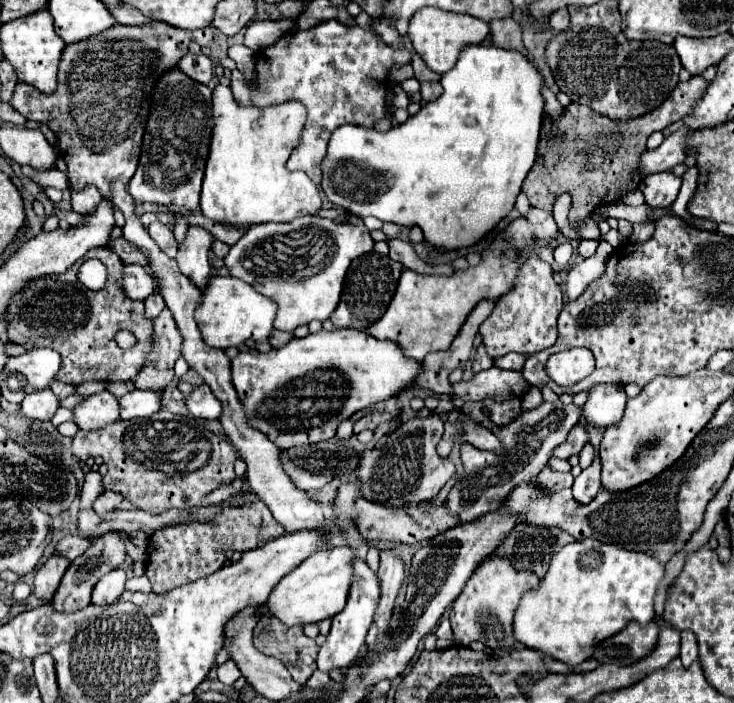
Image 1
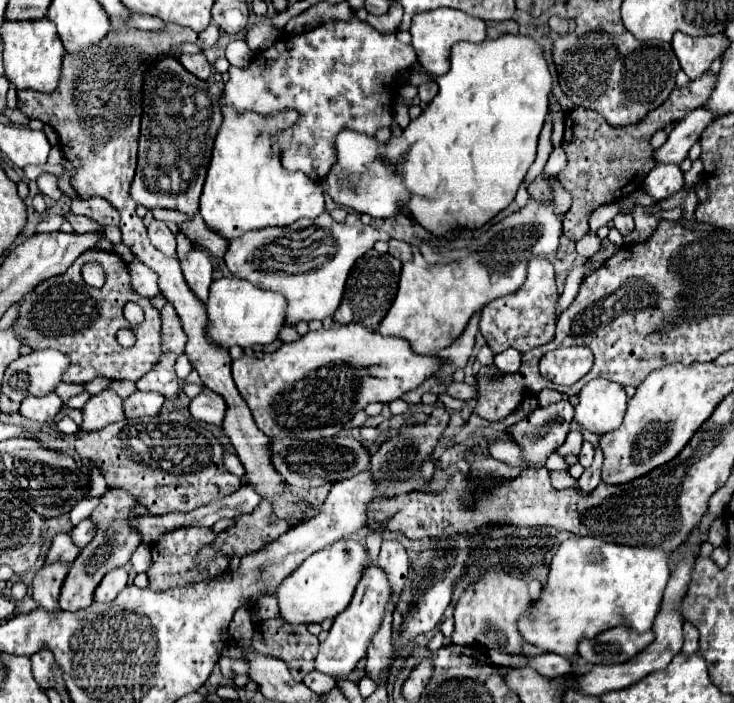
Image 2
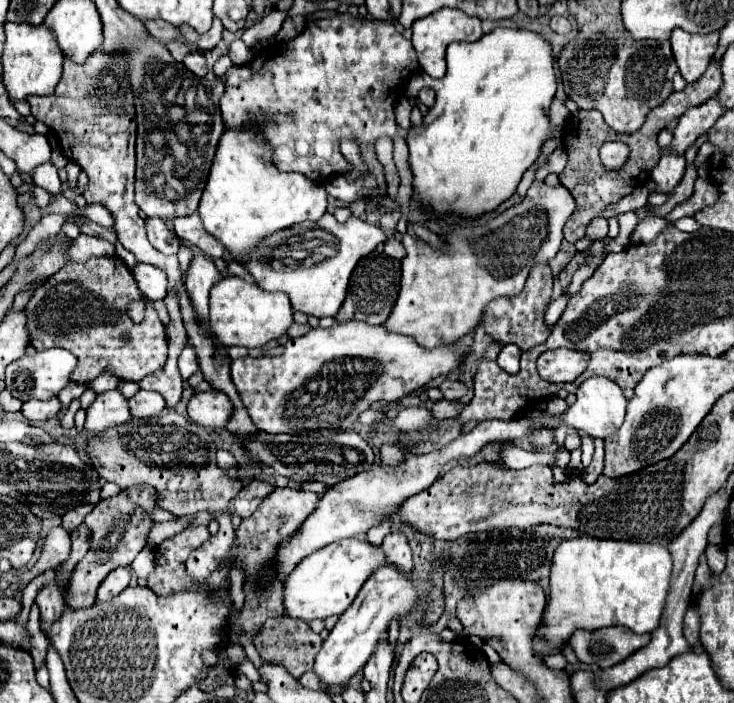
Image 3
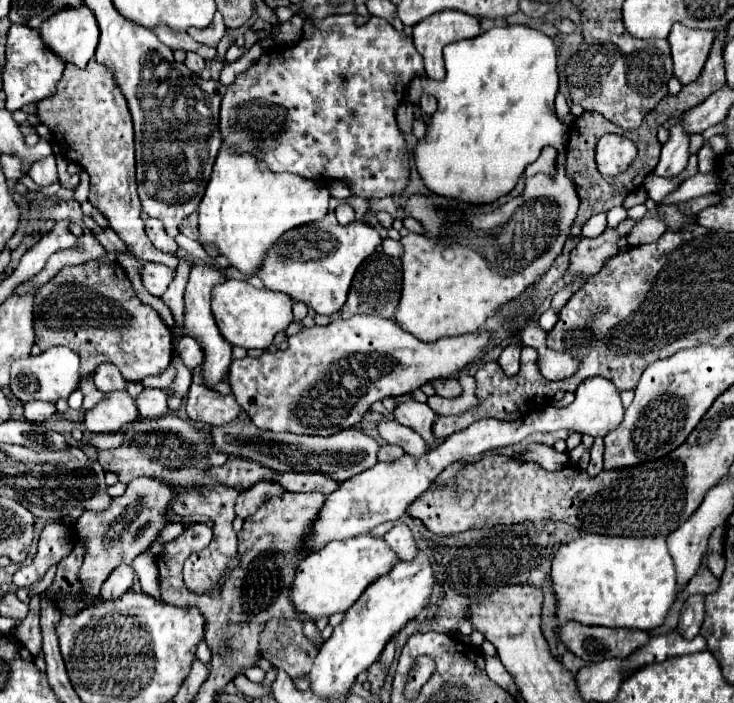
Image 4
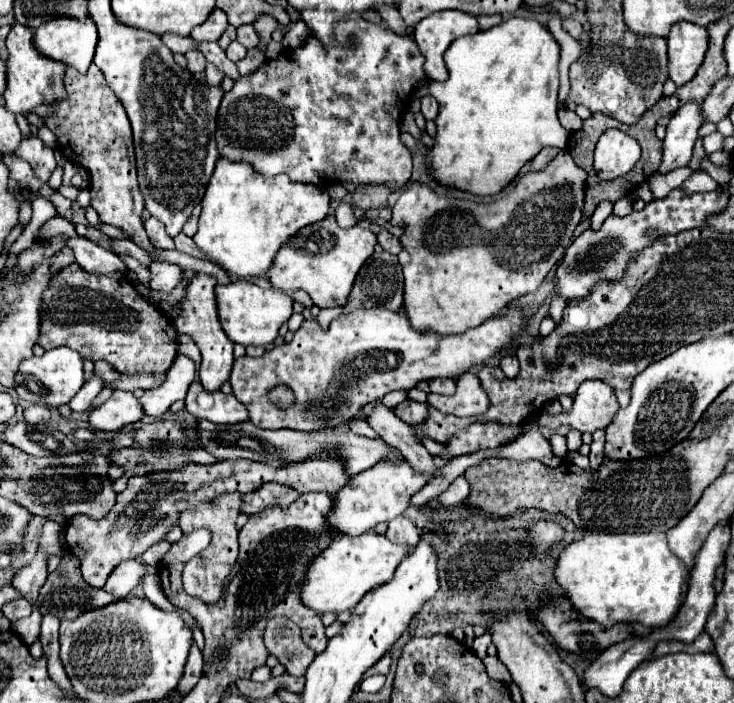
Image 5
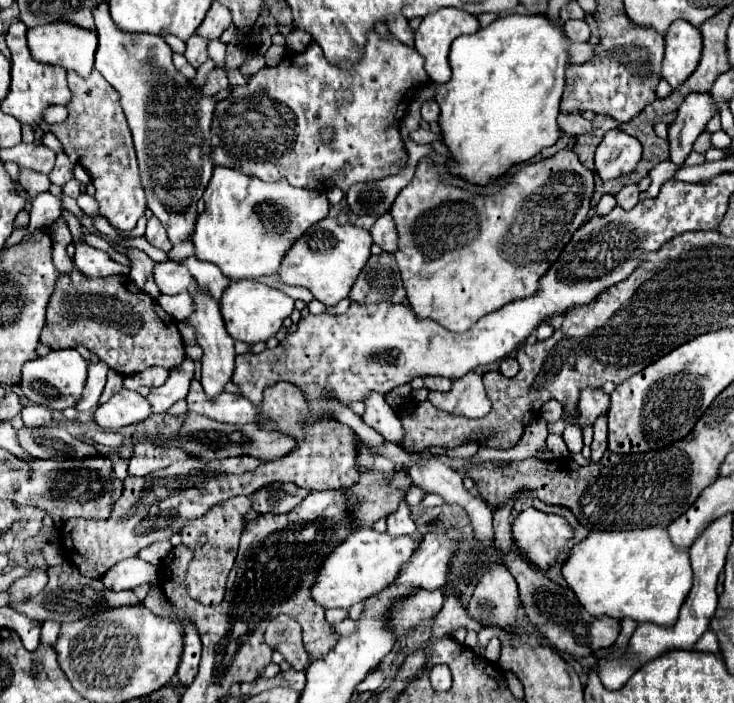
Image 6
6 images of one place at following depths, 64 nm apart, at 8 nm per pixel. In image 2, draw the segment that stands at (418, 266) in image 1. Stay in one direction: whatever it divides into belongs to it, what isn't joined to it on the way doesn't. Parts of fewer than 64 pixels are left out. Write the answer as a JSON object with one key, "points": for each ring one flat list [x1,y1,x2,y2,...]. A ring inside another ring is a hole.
{"points":[[390,240,388,244,390,244,390,250,388,250,390,256,398,258,400,262,412,260,412,248,410,248,408,242,402,242,402,240]]}

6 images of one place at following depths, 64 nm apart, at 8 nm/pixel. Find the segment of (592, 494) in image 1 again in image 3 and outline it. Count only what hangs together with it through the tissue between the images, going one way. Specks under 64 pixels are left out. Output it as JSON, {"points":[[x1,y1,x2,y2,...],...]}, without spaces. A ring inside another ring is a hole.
{"points":[[600,438,594,440,596,444,596,452,594,452,594,458,592,458,592,464,584,470,582,474,582,480,586,484,594,484,598,480,598,476,602,474,602,464,604,464,604,442]]}

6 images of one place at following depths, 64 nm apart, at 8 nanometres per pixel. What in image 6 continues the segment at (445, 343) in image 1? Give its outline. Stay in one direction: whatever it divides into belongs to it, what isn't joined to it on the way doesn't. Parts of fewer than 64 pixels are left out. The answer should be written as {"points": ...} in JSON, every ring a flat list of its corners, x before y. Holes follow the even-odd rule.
{"points":[[560,150,558,154,554,154,548,160,540,160,536,164,524,164,512,178,510,182,496,194,492,196,480,196,462,188,454,188,454,186,444,186,438,178,438,172,434,168,434,164,430,160,422,160,416,168,416,174,412,178,412,182,400,190,400,194,396,196,390,214,396,222,396,230,398,230,398,252,396,262,402,274,402,282,406,288,406,302,408,306,414,310,416,318,426,318,426,320,436,320,440,326,450,328,452,332,466,332,470,330,482,316,500,310,502,306,506,306,508,302,520,300,524,296,532,296,532,292,538,290,538,280,540,276,544,276,544,272,548,272,548,268,556,262,556,258,560,256,560,252,564,250,564,244,568,244,568,240,572,238,572,232,576,232,576,228,580,228,580,224,584,222,584,218,588,216,590,210,590,200,592,200,592,192,594,192,594,174,590,170,586,170,580,160,576,158,576,154,572,150]]}

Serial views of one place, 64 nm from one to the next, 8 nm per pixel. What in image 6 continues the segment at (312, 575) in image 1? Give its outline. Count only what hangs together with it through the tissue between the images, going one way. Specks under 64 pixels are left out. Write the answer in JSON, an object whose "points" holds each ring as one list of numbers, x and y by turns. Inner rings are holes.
{"points":[[362,528,352,532,348,540,336,546,336,552,324,560,320,566,320,576,316,576,316,586,312,586,312,598,322,608,344,608,348,610,356,602,364,602,368,596,388,588,398,576,404,562,410,560,418,542,412,536,390,538,372,528]]}

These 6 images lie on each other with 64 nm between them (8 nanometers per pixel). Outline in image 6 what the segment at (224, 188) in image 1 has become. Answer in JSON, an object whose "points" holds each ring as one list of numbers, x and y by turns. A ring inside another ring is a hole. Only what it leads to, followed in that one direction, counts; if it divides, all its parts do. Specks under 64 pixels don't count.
{"points":[[214,168,210,184,204,192,204,212,196,220,196,230,192,234,192,242,196,246,196,258,216,264,224,276,230,280,242,278,260,278,266,274,276,274,280,268,280,260,286,250,298,240,312,224,324,220,328,216,328,198,322,190,294,188,286,180,280,182,264,182,256,176,248,176,234,168]]}

